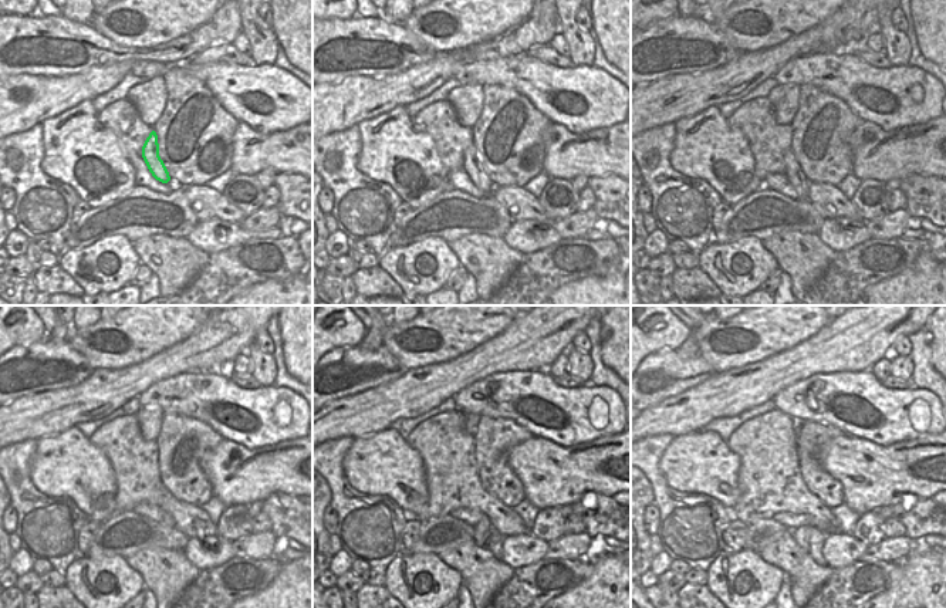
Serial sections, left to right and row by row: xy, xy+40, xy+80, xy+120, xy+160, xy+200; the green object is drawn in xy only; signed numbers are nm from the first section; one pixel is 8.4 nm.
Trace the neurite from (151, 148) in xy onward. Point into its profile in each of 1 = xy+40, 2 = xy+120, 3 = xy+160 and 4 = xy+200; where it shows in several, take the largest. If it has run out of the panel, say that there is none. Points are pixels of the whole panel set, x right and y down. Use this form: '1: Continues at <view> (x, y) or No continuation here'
1: Continues at xy+40 (473, 166)
2: Continues at xy+120 (168, 522)
3: Continues at xy+160 (483, 527)
4: Continues at xy+200 (801, 534).

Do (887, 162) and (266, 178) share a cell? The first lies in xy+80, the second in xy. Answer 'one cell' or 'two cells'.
two cells

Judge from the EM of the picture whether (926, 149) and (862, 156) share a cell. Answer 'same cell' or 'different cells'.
same cell

